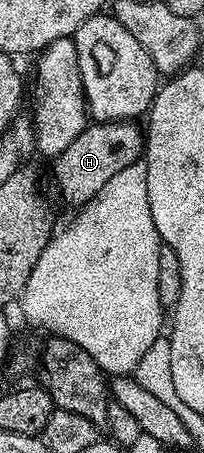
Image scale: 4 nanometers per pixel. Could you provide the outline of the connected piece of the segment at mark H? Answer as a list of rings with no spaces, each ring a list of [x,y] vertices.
[[[137,121],[128,122],[94,122],[87,125],[84,132],[80,132],[80,136],[76,136],[76,140],[72,140],[72,144],[68,144],[68,148],[64,148],[64,152],[60,152],[60,156],[53,159],[54,166],[54,186],[58,189],[58,194],[73,208],[81,208],[87,202],[93,200],[96,192],[100,192],[100,188],[104,188],[104,184],[108,184],[108,180],[112,180],[112,176],[116,176],[116,172],[121,172],[124,168],[128,168],[128,164],[139,161],[144,154],[144,130]]]

